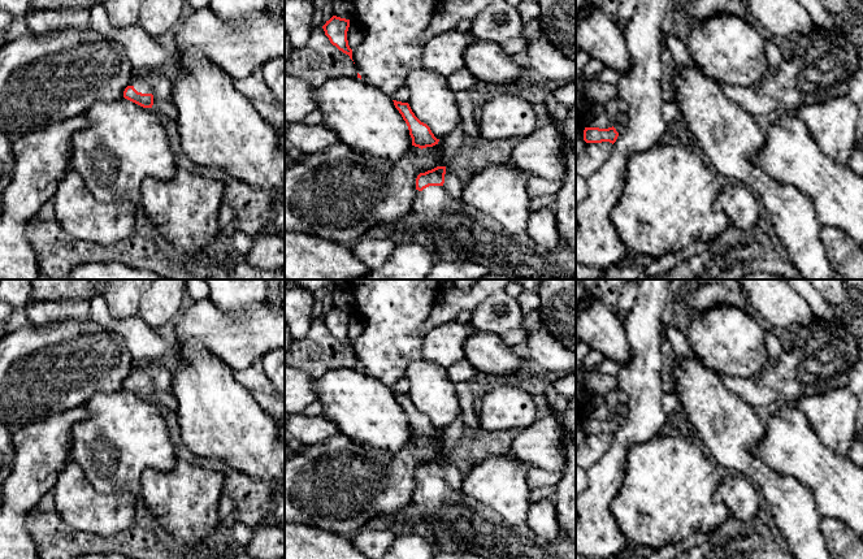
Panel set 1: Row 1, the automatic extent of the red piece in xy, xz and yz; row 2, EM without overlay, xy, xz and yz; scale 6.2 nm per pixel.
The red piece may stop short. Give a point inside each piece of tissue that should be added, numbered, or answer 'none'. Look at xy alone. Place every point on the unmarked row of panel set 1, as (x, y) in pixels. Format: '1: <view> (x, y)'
1: xy (154, 373)

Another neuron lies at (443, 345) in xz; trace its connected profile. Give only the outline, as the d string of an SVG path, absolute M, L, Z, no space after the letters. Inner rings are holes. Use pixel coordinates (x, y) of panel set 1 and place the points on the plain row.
M455 320L435 326L424 337L422 359L446 369L464 360L464 342L468 333L468 325Z

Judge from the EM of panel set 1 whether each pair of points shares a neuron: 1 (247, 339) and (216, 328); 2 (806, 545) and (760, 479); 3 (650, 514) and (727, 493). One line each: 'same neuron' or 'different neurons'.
1: same neuron
2: same neuron
3: different neurons

